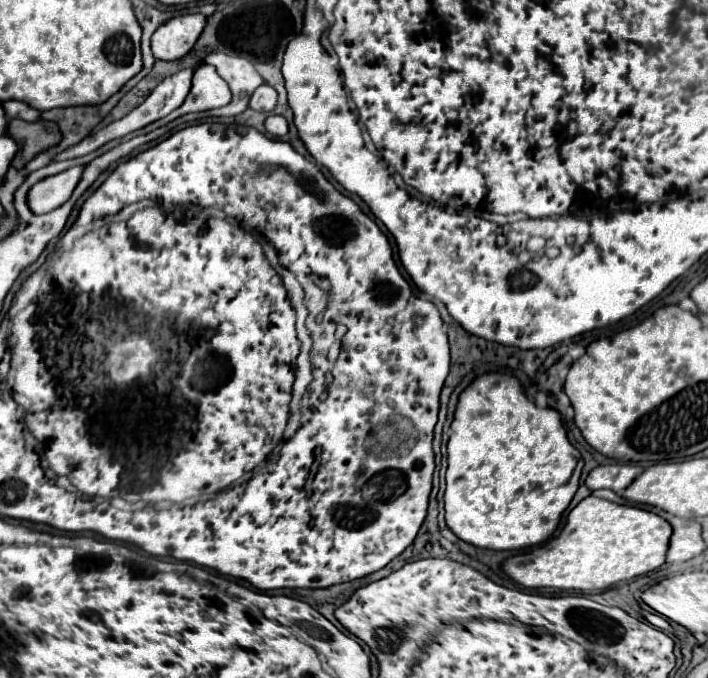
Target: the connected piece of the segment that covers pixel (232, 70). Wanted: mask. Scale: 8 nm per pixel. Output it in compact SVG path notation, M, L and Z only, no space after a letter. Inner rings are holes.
M213 52L205 58L207 64L213 64L217 74L229 84L233 100L227 106L213 110L213 116L235 116L249 106L249 98L257 86L263 84L263 78L257 74L255 66L243 56L229 56L223 52Z

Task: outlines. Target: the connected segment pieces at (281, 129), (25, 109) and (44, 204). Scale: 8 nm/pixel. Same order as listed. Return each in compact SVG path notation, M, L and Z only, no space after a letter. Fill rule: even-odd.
M271 114L267 116L265 120L265 128L269 134L273 136L285 136L287 134L287 120L283 116L277 116L277 114Z
M9 100L9 102L3 102L3 108L5 108L7 118L21 118L21 120L27 120L27 122L39 120L39 112L31 106L27 106L25 102Z
M73 166L61 174L43 178L41 182L33 184L27 192L27 206L33 214L45 214L61 206L69 200L71 192L75 190L79 178L81 178L83 166Z

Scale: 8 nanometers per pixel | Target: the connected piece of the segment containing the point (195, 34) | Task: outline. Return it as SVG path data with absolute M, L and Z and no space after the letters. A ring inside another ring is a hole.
M183 14L171 18L169 22L161 24L151 38L153 56L159 60L183 58L193 48L203 28L205 28L203 14Z

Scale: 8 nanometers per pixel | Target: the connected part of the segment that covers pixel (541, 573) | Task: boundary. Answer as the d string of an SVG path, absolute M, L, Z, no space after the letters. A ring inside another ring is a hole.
M587 496L569 512L567 522L563 524L557 536L533 548L535 552L529 550L529 552L505 558L501 562L501 568L511 580L515 580L525 588L549 586L549 588L563 588L563 590L605 590L621 580L631 580L635 576L641 576L659 568L665 562L665 550L669 546L671 534L673 534L673 528L669 526L669 522L653 512Z

